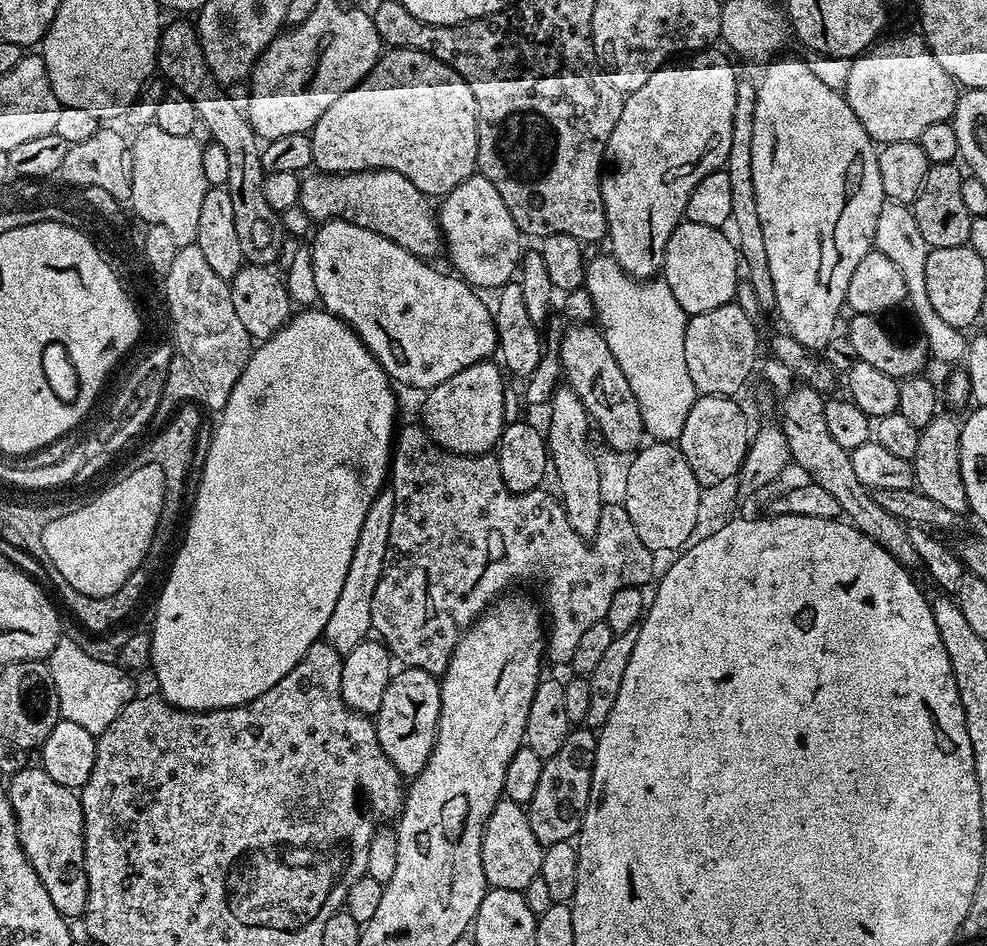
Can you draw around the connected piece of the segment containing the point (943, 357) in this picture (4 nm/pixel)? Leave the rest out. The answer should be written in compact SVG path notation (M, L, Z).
M885 202L880 211L878 226L876 227L875 251L886 254L898 270L902 270L902 278L906 278L906 290L908 291L907 303L912 304L912 312L924 331L923 343L928 345L928 354L933 361L941 360L944 364L955 365L955 360L963 361L966 356L966 336L961 329L942 322L930 306L930 297L926 294L926 258L930 251L928 243L918 234L918 222L914 222L914 214L907 204L894 204Z

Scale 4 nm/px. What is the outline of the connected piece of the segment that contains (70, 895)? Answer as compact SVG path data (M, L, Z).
M29 766L11 775L6 784L22 850L34 866L50 902L66 918L83 917L88 901L84 865L84 819L79 795L46 774L42 766Z

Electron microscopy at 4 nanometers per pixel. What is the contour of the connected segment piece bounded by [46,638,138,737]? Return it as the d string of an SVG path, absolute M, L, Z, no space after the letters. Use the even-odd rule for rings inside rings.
M62 638L46 659L50 678L54 678L54 690L58 690L60 719L75 722L90 730L94 737L107 730L110 722L137 695L138 689L132 685L133 677L111 659L99 660L91 656L80 644L68 638Z

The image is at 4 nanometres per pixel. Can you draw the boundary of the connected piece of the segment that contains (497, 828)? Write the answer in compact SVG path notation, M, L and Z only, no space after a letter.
M501 798L486 822L482 840L482 868L488 879L488 887L523 892L539 876L544 850L545 845L540 844L538 838L534 838L534 830L530 830L525 805Z

